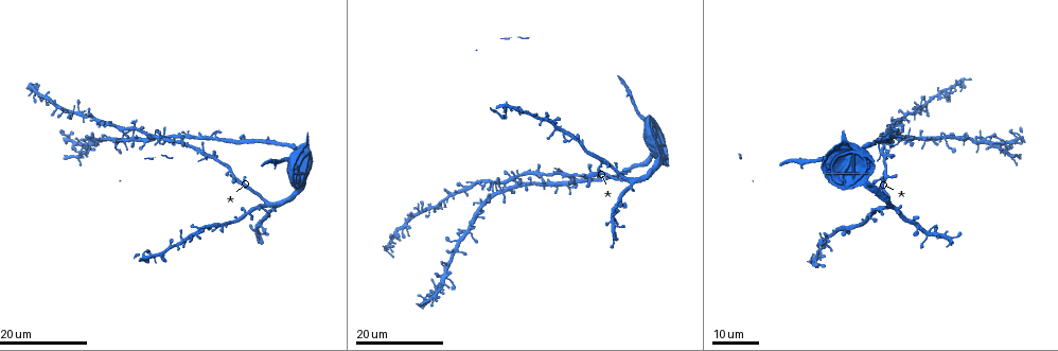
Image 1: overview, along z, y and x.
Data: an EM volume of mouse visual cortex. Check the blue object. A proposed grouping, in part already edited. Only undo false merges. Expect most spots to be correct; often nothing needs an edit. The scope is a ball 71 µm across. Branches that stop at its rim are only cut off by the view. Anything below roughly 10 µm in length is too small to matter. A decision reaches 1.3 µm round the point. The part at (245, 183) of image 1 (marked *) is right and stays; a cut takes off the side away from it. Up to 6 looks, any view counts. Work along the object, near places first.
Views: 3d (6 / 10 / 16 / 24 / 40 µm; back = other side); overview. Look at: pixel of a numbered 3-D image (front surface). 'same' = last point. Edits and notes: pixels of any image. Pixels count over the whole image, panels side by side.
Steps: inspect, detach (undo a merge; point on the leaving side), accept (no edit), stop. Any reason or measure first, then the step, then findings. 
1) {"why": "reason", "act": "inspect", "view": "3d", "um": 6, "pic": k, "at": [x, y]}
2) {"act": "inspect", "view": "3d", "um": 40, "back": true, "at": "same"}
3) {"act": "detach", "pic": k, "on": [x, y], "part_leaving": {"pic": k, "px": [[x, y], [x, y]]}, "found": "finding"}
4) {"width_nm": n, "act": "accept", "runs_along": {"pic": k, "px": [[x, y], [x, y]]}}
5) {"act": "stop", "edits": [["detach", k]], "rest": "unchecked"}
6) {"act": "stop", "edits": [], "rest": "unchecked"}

{"why": "four-way junction", "act": "inspect", "view": "3d", "um": 16, "pic": 1, "at": [517, 186]}

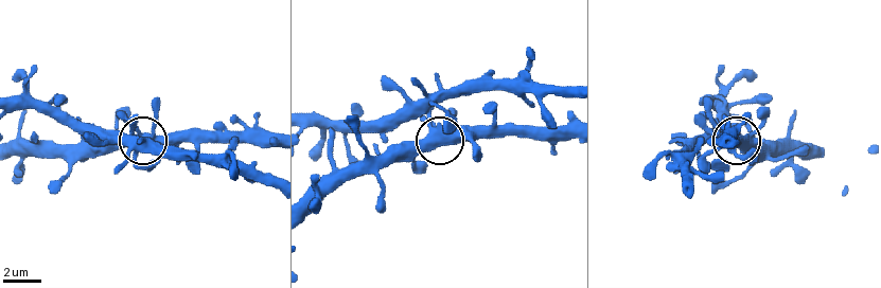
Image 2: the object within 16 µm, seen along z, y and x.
{"why": "zoom in", "act": "inspect", "view": "3d", "um": 6, "pic": 2, "at": [437, 141]}

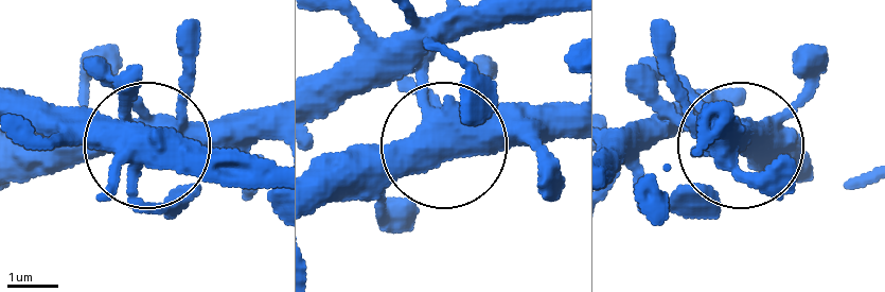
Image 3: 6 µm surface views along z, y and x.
{"side_arm_um": 42, "act": "accept", "found": "all the same neuron"}

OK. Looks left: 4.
{"why": "two arms in line, one across", "act": "inspect", "view": "3d", "um": 16, "pic": 1, "at": [178, 244]}

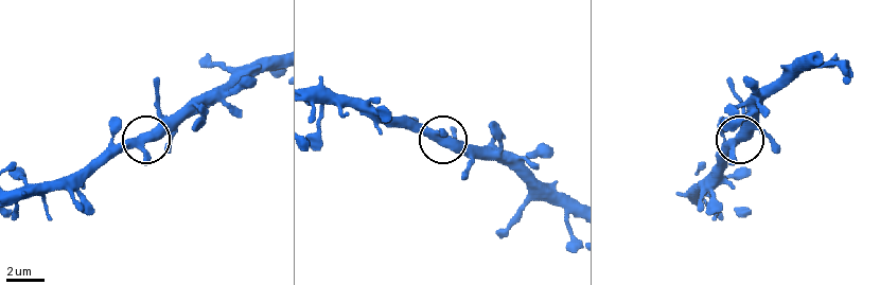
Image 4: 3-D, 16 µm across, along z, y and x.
{"act": "inspect", "view": "3d", "um": 6, "pic": 4, "at": [139, 137]}

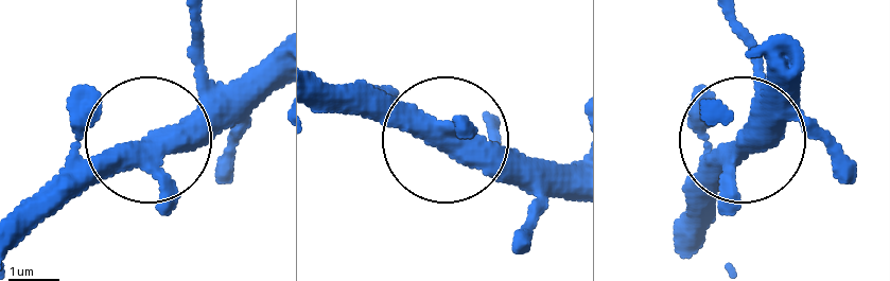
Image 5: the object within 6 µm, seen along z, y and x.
{"act": "inspect", "view": "3d", "um": 6, "back": true, "pic": 5, "at": [448, 141]}

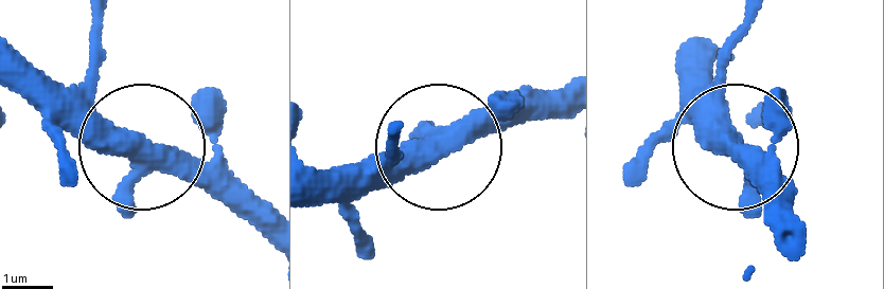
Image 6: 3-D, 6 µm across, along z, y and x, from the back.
{"width_nm": 360, "act": "accept", "found": "all the same neuron"}

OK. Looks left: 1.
{"act": "stop", "edits": [], "rest": "unchecked"}

